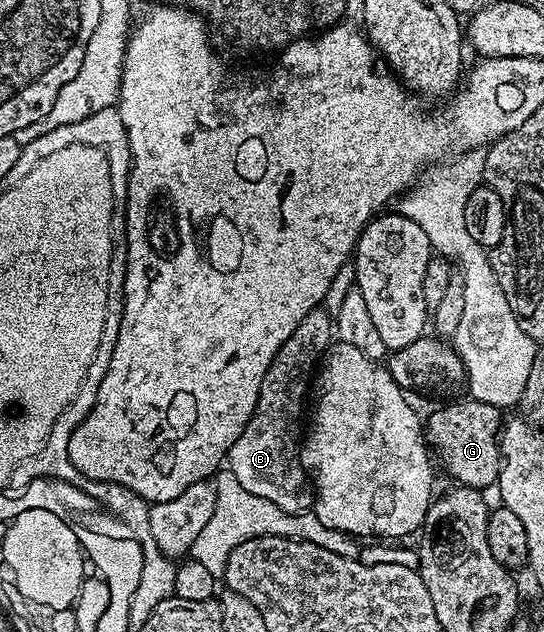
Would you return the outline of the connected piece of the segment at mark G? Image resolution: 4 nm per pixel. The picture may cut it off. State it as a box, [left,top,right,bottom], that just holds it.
[424,399,504,491]

